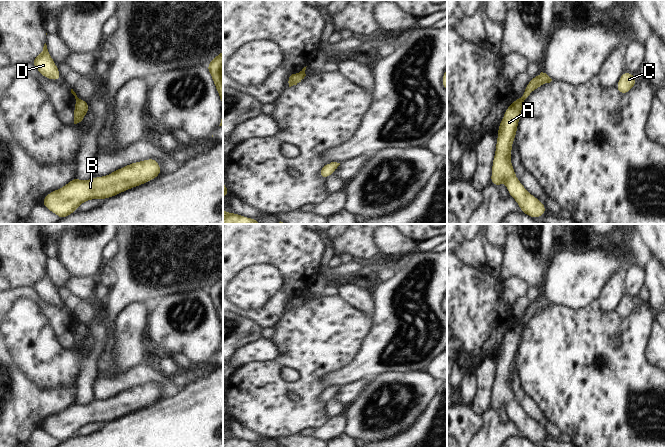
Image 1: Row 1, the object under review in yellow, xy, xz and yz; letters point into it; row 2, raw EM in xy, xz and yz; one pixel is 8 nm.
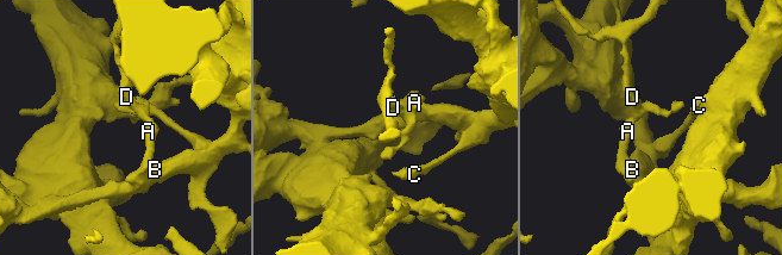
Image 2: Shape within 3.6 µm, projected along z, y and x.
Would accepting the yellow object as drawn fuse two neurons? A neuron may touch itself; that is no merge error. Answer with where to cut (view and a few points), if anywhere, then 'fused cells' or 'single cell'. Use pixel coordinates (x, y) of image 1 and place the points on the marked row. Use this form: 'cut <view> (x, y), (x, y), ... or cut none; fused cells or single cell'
cut yz (518, 99), (522, 102); fused cells

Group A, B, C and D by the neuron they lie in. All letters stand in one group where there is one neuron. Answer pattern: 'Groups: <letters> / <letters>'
Groups: A B C / D

